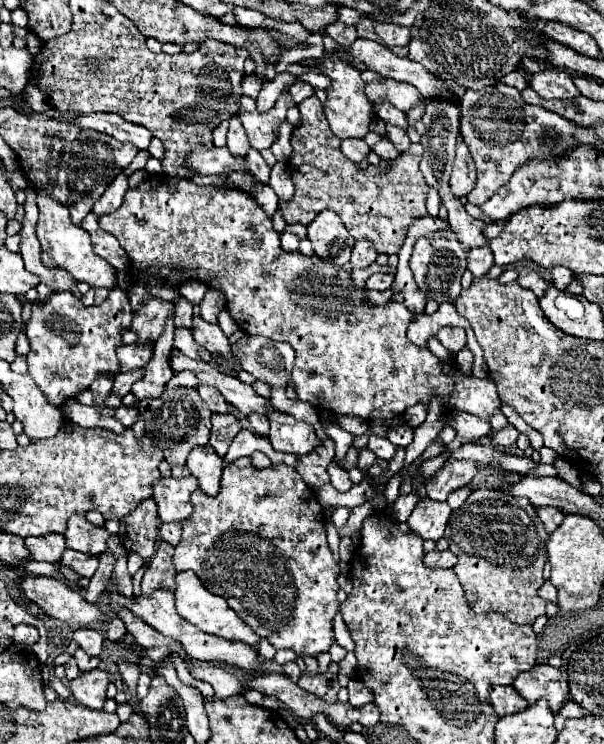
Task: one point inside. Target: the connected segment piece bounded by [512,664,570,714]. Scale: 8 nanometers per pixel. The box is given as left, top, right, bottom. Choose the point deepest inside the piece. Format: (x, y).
(544, 681)

